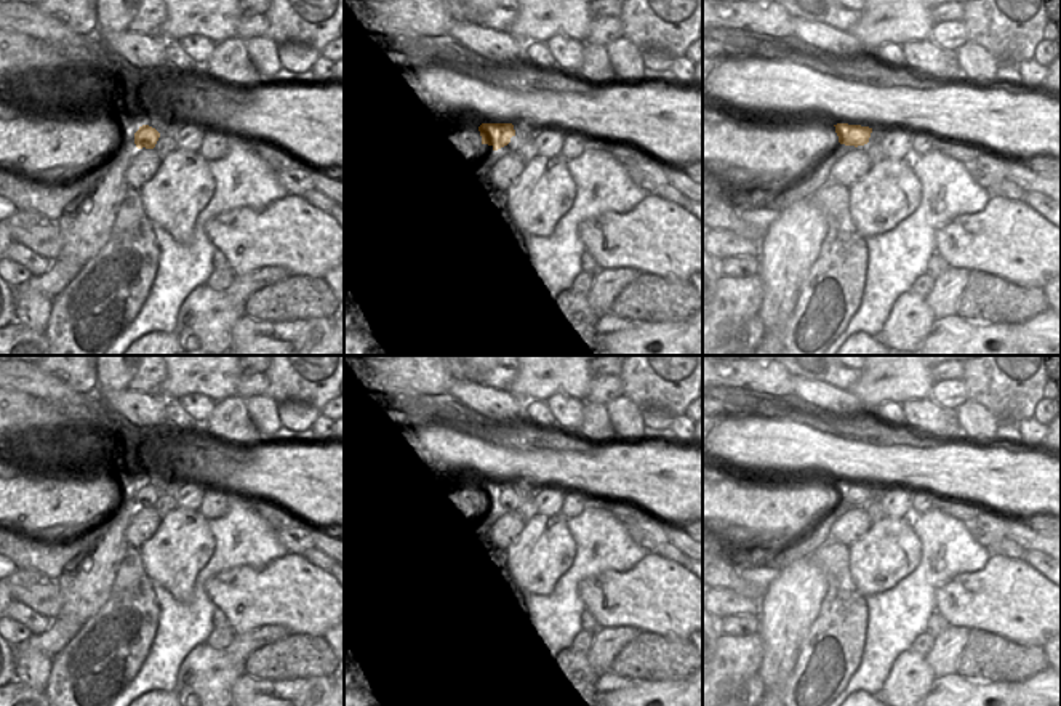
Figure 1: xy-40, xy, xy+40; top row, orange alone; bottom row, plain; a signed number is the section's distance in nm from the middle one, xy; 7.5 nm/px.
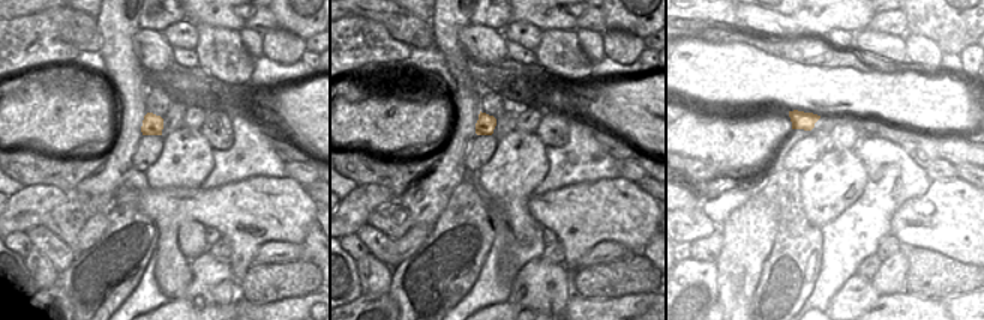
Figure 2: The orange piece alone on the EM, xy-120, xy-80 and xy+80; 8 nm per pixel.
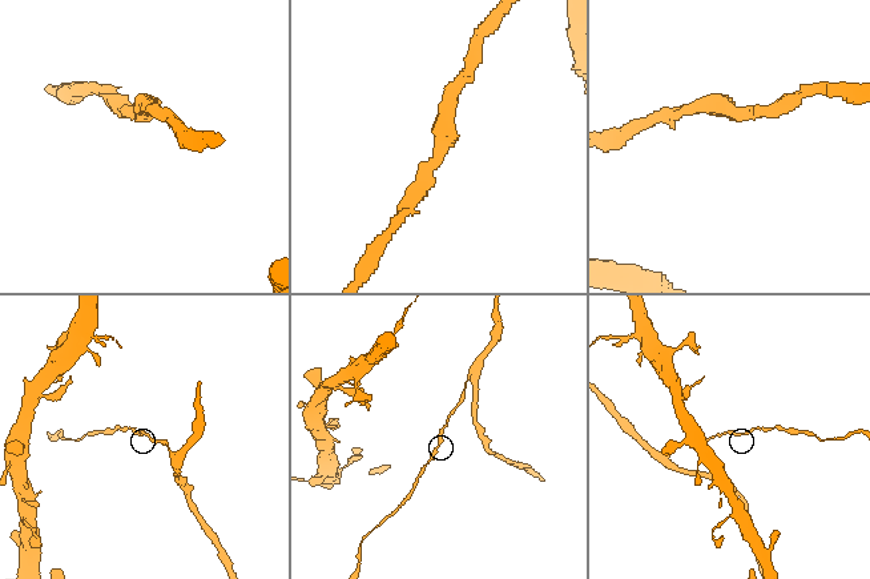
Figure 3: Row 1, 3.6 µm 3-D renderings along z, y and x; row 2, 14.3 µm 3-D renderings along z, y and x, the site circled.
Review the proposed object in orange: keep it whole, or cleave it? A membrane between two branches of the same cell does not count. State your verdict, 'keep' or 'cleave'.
keep

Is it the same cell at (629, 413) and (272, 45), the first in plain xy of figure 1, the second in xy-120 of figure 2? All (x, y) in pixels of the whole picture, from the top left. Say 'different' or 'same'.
different

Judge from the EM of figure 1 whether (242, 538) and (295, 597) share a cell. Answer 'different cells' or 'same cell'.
different cells

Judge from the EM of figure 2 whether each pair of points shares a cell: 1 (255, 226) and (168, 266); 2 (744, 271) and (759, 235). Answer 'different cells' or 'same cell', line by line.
1: same cell
2: same cell

